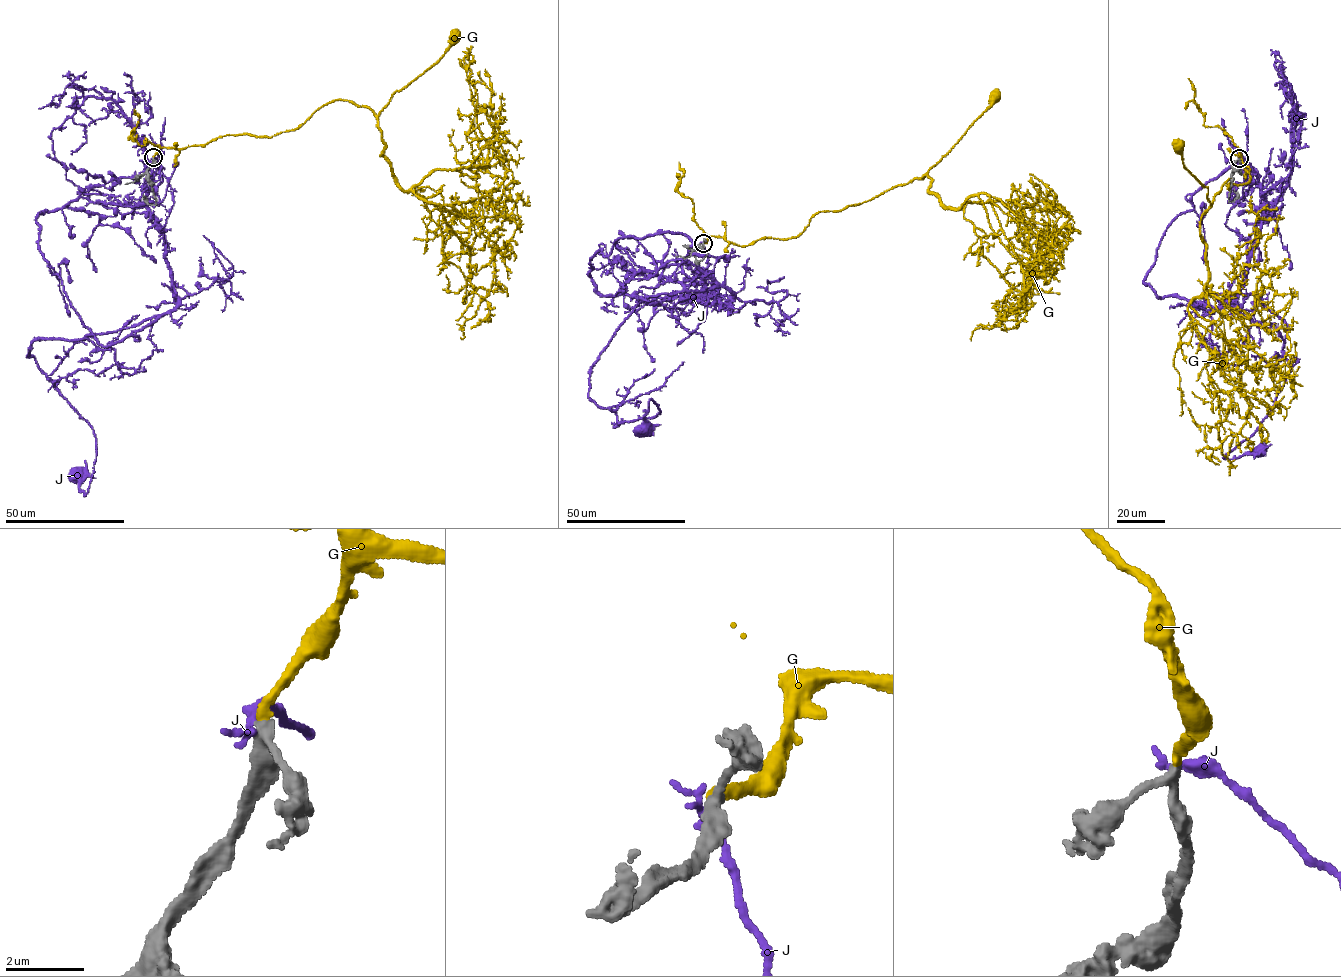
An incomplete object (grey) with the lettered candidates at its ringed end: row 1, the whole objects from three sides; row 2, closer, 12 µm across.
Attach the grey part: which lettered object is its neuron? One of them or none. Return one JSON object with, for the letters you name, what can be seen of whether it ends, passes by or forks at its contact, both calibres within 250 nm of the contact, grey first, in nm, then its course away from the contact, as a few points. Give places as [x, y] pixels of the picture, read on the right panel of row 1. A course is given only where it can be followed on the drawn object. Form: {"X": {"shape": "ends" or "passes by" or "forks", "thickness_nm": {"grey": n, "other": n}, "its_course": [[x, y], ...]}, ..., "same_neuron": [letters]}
{"G": {"shape": "ends", "thickness_nm": {"grey": 240, "other": 260}, "its_course": [[1239, 158], [1238, 151], [1249, 182], [1229, 190], [1228, 180], [1211, 205], [1180, 146]]}, "same_neuron": ["G"]}

